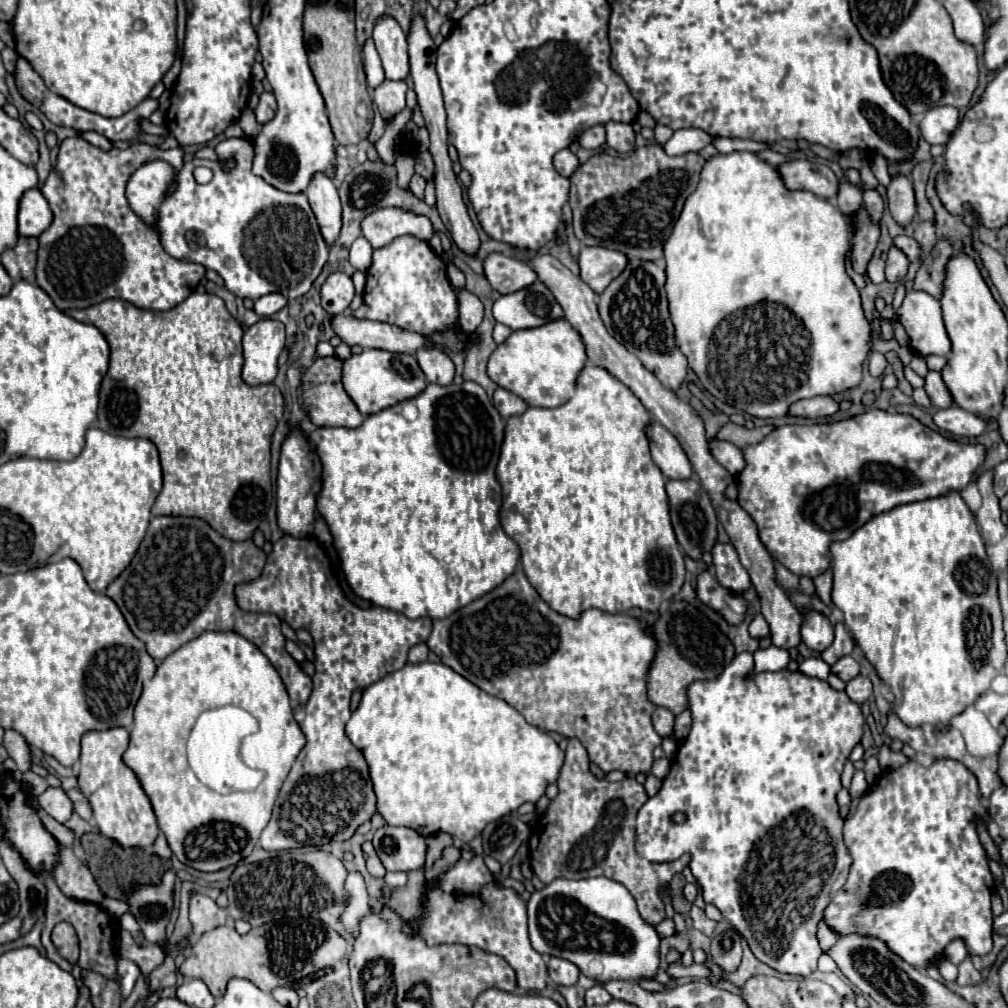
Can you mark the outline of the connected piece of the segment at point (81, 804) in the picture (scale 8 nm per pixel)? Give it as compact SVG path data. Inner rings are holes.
M72 788L72 790L68 790L66 794L68 794L68 798L70 798L72 804L74 804L74 812L76 812L80 818L90 820L90 818L92 818L92 810L90 810L90 804L88 804L86 796L84 796L78 788Z

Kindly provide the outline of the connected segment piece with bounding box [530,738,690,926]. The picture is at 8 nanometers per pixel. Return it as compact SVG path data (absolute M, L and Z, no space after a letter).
M578 738L568 740L566 760L558 778L558 796L550 802L546 814L542 816L542 828L534 830L530 836L530 856L532 870L540 878L542 884L550 884L556 878L590 878L590 876L606 876L622 886L634 896L638 904L638 912L650 924L658 924L666 918L664 902L660 898L660 886L668 884L676 872L682 872L690 862L690 854L674 862L646 862L634 846L634 830L636 830L636 814L642 804L648 800L648 794L642 784L634 778L626 778L622 782L598 780L590 772L590 760L586 748L578 742Z

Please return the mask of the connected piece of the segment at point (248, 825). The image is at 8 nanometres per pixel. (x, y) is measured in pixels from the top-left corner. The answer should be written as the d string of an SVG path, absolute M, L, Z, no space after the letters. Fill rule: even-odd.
M204 632L202 636L186 642L174 654L170 654L158 666L156 674L148 682L144 682L142 696L134 710L134 728L130 732L130 746L124 752L122 760L136 774L140 786L144 788L146 796L150 798L152 810L158 820L158 828L164 832L174 856L182 864L186 864L198 872L218 872L218 870L238 864L240 860L244 860L246 856L252 854L252 850L258 844L260 832L264 830L264 826L268 824L268 820L272 816L272 808L274 808L276 796L280 792L280 786L286 780L286 776L292 768L292 762L296 760L296 756L300 754L304 744L306 744L306 738L292 716L288 692L286 692L278 672L274 670L274 666L268 662L268 658L240 634ZM226 704L240 706L258 720L260 732L252 734L250 738L246 738L242 742L242 758L250 768L258 768L258 770L266 772L266 778L262 780L262 784L256 790L234 792L228 796L218 794L218 792L210 790L208 786L204 786L196 778L196 774L192 772L192 768L188 766L188 760L186 760L186 740L188 740L188 734L190 734L196 718L204 710L220 708ZM210 822L220 822L220 834L192 834Z

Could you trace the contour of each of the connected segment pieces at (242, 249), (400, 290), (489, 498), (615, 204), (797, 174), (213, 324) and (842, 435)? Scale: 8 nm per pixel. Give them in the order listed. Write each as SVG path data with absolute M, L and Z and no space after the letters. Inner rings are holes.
M248 138L222 140L216 154L218 160L212 162L188 160L180 172L164 160L142 164L126 184L130 208L160 234L162 248L170 256L216 270L232 294L258 300L264 294L278 292L290 298L294 278L294 298L304 296L328 260L328 246L306 194L286 194L254 176L254 148ZM226 160L234 160L232 170L224 170ZM198 164L212 168L212 182L198 184L194 180L192 172ZM174 180L176 190L168 192Z
M400 236L392 244L374 250L366 278L364 302L354 312L356 318L394 324L418 334L456 328L458 308L454 290L446 278L442 258L436 256L426 242L414 236Z
M464 382L460 386L428 384L428 388L420 396L416 396L412 400L404 400L390 408L384 408L378 414L366 416L364 424L358 428L322 426L322 428L316 428L314 432L310 432L308 438L316 446L316 454L322 462L322 490L318 492L316 508L330 528L334 548L340 556L342 572L346 576L346 582L350 584L350 588L354 590L354 594L358 598L368 600L374 606L400 612L406 618L420 618L420 616L448 618L454 610L458 610L458 608L470 604L472 600L480 598L482 594L494 590L494 586L500 586L514 572L518 558L520 558L520 548L510 536L506 536L506 532L502 530L500 520L498 520L498 508L500 508L502 496L500 496L500 484L496 480L496 464L498 464L500 446L502 446L502 438L504 438L504 420L500 418L492 400L486 396L484 388L478 386L476 382Z
M660 144L638 148L626 158L596 154L570 178L574 236L584 246L604 246L628 258L658 260L686 198L696 190L704 166L700 154L668 156Z
M798 158L776 166L776 170L788 190L808 190L826 200L834 200L838 194L838 178L826 164Z
M192 292L184 302L180 302L176 308L166 310L166 312L156 312L156 310L142 310L136 308L134 304L126 300L104 300L100 304L94 304L84 310L68 310L68 316L76 318L78 322L86 322L102 330L104 338L108 340L110 346L110 368L102 380L100 386L100 406L98 406L98 426L114 436L140 436L148 438L156 444L160 452L160 464L162 464L162 476L164 476L164 486L160 496L156 498L152 506L152 516L194 516L206 520L218 534L224 538L230 538L232 542L244 542L252 540L256 528L264 520L264 514L272 502L272 482L270 482L270 440L274 432L274 424L282 418L284 412L284 398L280 390L274 384L262 384L262 386L248 386L240 378L240 366L242 366L242 326L234 320L234 316L228 312L226 304L222 298L216 294L200 294Z
M866 410L860 416L832 424L780 426L762 442L746 446L744 460L746 466L736 476L738 504L756 522L760 542L774 560L794 574L816 578L830 566L830 544L846 540L874 514L966 488L984 462L984 448L980 444L974 446L948 440L906 414Z

